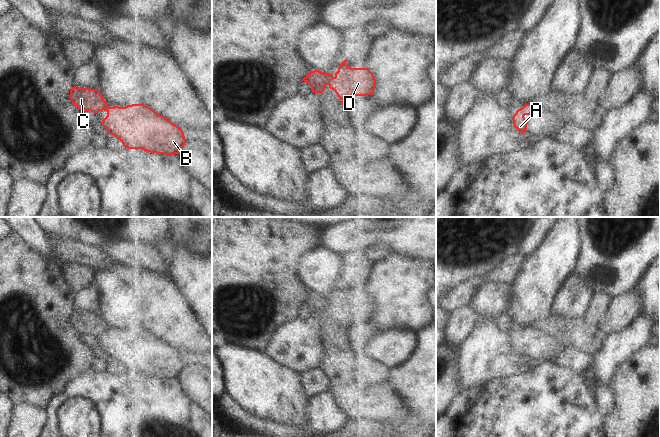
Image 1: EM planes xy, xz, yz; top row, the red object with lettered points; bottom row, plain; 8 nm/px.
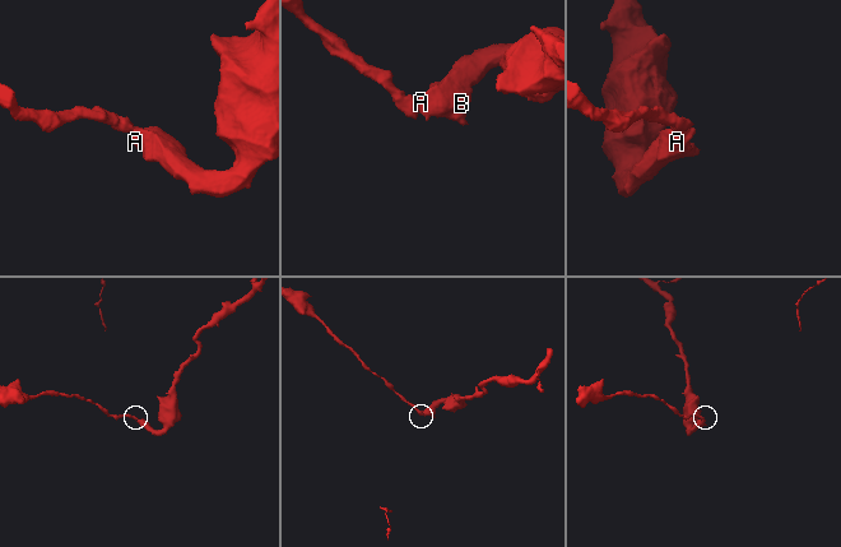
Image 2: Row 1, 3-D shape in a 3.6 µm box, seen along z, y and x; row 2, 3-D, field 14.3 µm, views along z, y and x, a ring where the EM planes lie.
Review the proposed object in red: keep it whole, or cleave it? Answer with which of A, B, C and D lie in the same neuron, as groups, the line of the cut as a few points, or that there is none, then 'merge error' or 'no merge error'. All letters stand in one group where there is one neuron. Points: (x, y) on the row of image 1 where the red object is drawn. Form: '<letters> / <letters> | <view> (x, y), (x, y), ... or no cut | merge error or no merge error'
A B D / C | xz (334, 77), (328, 84) | merge error

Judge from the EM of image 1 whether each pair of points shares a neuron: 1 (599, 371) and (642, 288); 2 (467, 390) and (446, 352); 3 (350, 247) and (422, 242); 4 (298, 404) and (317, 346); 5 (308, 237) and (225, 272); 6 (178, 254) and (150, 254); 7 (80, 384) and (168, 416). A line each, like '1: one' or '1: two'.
1: two
2: two
3: one
4: two
5: one
6: two
7: one

